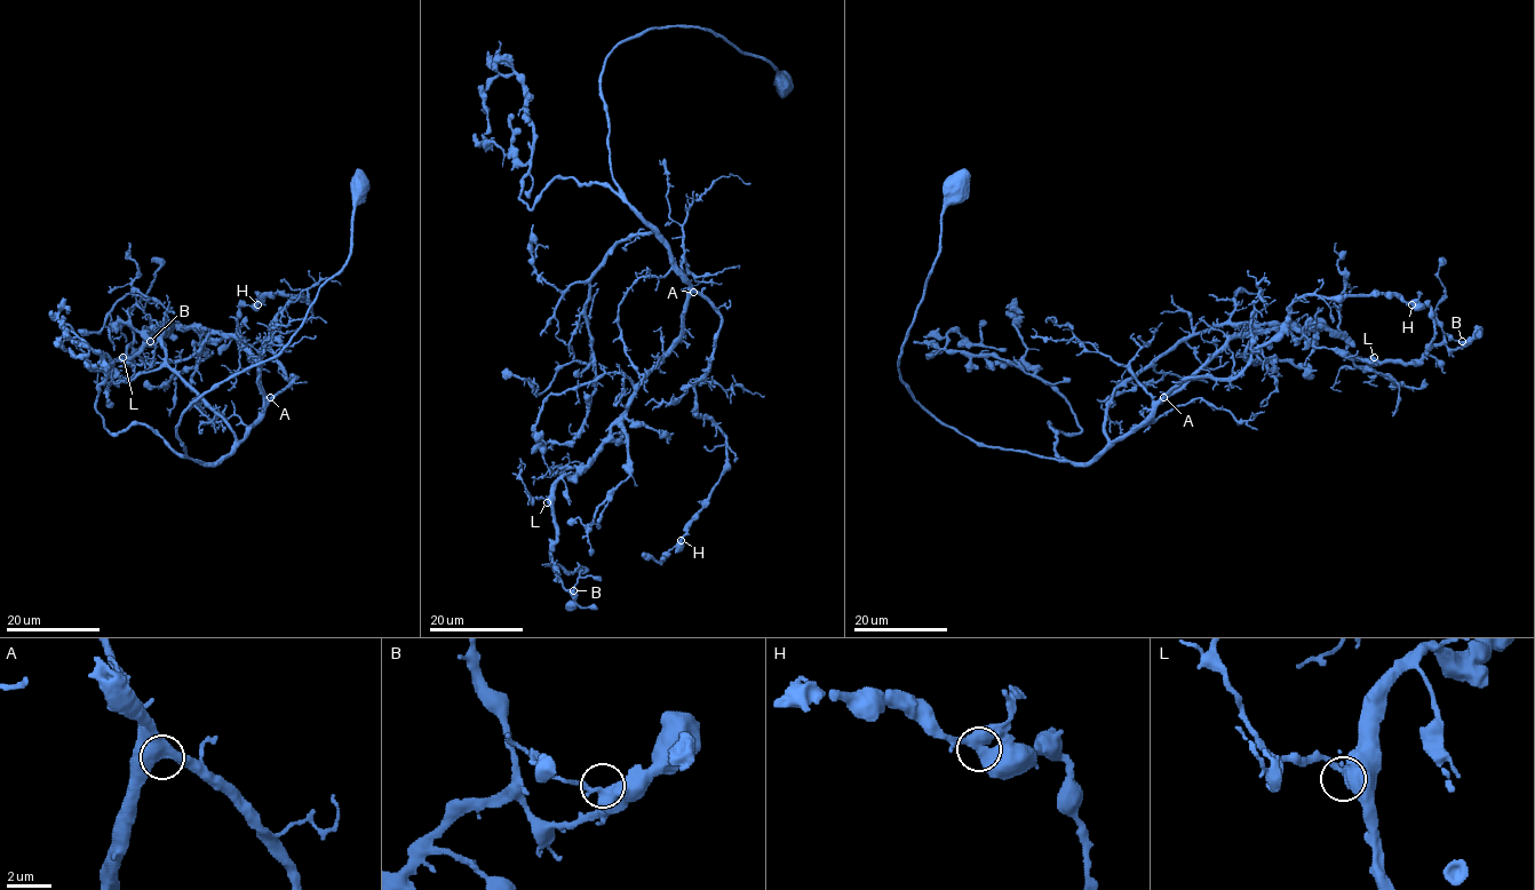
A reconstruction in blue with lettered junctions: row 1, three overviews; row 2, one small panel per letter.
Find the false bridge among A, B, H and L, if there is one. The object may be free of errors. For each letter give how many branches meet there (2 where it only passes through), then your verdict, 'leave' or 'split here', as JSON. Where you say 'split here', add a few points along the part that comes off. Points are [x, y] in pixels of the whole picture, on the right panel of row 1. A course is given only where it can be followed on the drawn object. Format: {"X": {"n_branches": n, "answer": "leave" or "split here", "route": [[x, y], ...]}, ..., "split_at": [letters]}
{"A": {"n_branches": 2, "answer": "leave"}, "B": {"n_branches": 2, "answer": "leave"}, "H": {"n_branches": 2, "answer": "leave"}, "L": {"n_branches": 2, "answer": "leave"}, "split_at": []}

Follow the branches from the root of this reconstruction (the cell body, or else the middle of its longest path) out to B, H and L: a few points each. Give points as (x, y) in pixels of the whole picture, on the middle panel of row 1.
B: (781, 82), (699, 28), (606, 56), (612, 180), (689, 298), (556, 483), (550, 559), (573, 590)
H: (781, 82), (688, 26), (625, 39), (601, 77), (619, 196), (721, 318), (694, 403), (726, 465), (681, 540)
L: (781, 82), (699, 28), (651, 28), (606, 56), (612, 180), (689, 298), (682, 336), (547, 502)

